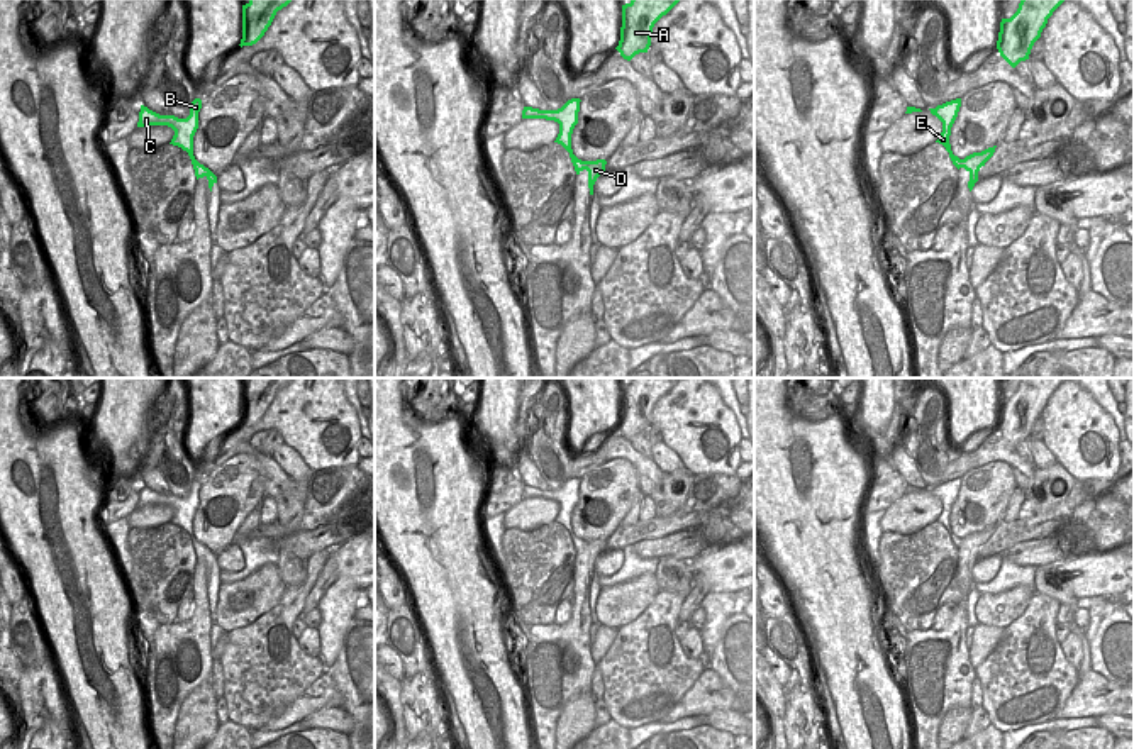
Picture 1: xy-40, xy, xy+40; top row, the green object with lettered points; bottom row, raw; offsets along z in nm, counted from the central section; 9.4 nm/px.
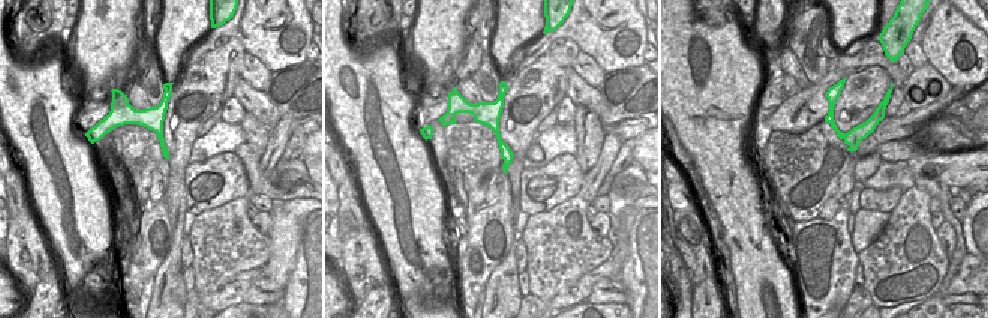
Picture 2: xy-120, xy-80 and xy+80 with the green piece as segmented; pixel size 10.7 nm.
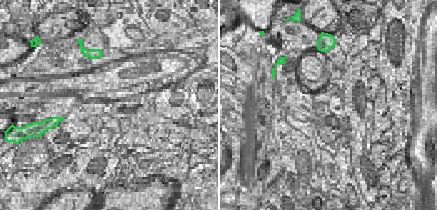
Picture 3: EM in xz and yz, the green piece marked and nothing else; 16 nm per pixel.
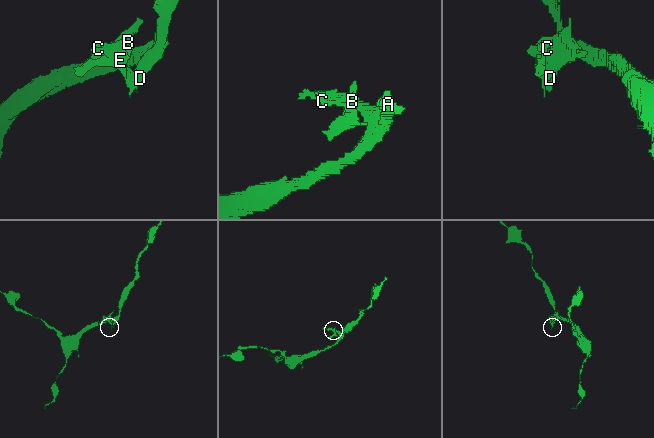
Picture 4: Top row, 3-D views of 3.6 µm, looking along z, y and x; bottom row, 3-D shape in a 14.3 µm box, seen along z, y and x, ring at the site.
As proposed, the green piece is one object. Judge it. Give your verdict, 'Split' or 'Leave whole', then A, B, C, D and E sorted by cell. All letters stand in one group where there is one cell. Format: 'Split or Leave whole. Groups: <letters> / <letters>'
Split. Groups: A D / B C E.

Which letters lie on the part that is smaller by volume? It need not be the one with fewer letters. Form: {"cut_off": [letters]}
{"cut_off": ["B", "C", "E"]}

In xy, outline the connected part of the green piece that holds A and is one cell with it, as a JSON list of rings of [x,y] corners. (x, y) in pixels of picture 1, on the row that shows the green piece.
[[[631,0],[622,5],[620,41],[615,47],[631,61],[639,53],[648,53],[654,24],[680,0]]]

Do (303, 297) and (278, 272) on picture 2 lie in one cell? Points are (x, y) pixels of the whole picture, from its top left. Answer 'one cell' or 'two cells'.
two cells

